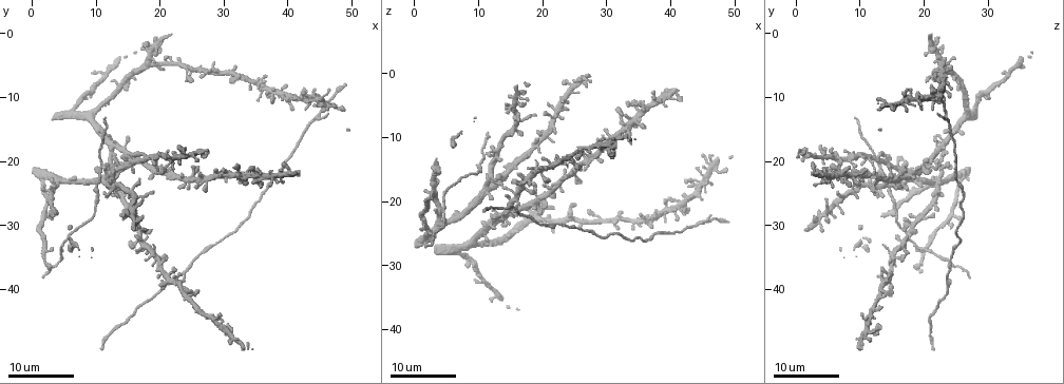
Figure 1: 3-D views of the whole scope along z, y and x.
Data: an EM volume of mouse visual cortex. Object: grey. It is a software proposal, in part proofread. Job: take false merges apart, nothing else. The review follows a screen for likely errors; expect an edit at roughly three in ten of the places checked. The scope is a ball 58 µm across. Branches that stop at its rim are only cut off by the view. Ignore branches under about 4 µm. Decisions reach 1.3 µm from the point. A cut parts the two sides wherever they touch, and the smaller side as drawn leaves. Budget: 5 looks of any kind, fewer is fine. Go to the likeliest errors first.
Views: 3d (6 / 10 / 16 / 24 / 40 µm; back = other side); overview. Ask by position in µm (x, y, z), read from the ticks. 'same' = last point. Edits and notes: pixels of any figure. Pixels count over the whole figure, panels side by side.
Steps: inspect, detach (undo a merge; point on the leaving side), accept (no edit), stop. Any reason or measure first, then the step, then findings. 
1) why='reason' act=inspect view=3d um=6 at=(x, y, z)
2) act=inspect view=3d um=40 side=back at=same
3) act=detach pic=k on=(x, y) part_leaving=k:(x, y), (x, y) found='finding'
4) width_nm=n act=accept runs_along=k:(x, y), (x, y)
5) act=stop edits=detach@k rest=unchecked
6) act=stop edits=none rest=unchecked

why='two arms in line, one across' act=inspect view=3d um=24 at=(45.0, 12.5, 23.0)

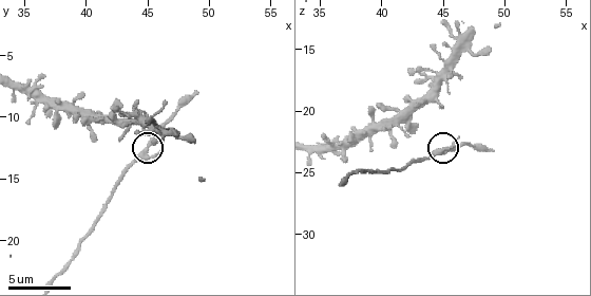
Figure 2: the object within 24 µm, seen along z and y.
act=inspect view=3d um=6 at=(44.8, 12.6, 23.2)

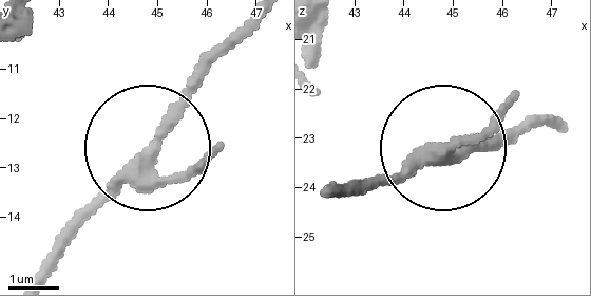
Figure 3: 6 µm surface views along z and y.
side_arm_um=7 arms=3 act=accept found='all the same cell'

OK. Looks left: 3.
why='branch point' act=inspect view=3d um=16 at=(44.5, 11.0, 19.0)

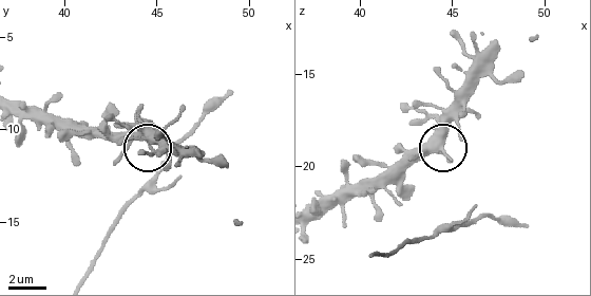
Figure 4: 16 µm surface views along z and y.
why='closer look' act=inspect view=3d um=6 at=same

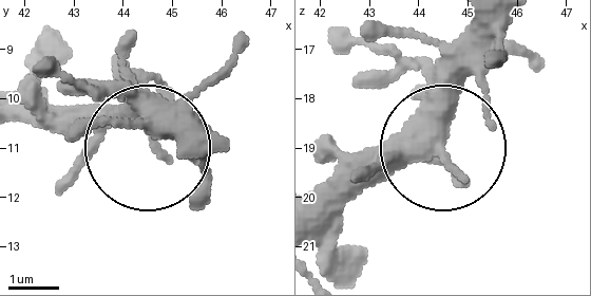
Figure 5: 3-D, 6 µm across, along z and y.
width_nm=320 act=accept runs_along=5:(319, 236), (441, 151), (445, 62), (465, 29) found='all the same cell'

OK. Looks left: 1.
act=stop edits=none rest=unchecked

